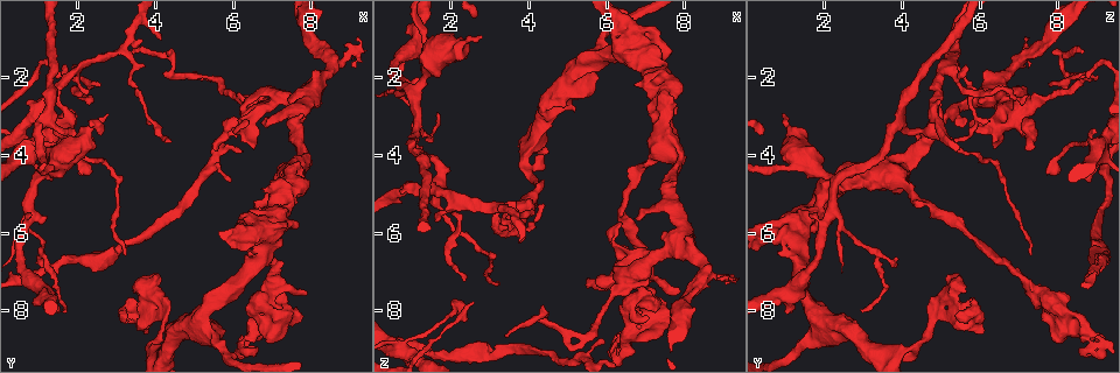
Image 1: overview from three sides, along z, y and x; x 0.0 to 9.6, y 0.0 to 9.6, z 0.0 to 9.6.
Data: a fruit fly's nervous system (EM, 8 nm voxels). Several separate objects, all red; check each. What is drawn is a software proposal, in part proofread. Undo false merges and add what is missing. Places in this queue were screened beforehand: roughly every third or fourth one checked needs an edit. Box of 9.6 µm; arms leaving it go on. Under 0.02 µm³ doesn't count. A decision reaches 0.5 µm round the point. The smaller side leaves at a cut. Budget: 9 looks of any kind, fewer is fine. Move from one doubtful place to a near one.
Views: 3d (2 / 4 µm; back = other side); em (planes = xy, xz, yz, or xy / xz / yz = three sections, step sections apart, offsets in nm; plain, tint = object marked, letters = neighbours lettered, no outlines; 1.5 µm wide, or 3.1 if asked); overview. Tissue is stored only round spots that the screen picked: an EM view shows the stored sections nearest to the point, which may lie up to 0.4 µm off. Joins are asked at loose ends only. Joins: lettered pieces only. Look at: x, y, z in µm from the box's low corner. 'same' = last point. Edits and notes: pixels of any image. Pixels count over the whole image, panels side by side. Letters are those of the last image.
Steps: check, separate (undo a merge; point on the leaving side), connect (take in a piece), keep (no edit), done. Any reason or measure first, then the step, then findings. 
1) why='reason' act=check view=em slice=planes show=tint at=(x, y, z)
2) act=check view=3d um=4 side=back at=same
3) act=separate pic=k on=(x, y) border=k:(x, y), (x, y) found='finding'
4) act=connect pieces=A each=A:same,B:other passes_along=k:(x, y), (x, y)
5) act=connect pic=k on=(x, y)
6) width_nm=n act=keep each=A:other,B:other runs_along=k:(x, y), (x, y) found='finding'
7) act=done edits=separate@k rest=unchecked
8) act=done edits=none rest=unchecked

why='free end' act=check view=3d um=4 at=(2.80, 2.95, 0.90)

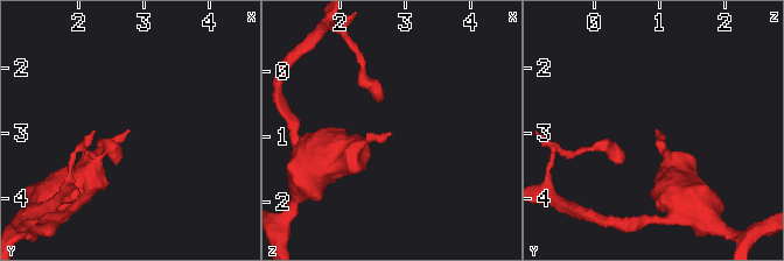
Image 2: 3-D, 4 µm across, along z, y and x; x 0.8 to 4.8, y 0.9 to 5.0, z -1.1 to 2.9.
act=check view=em slice=xy step=4 show=tint at=(2.80, 2.95, 0.95)

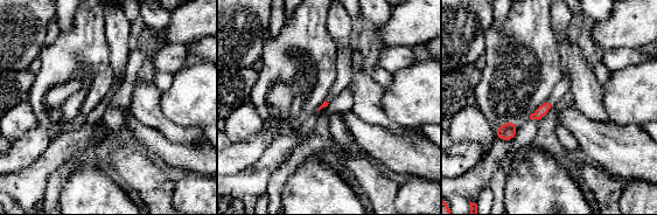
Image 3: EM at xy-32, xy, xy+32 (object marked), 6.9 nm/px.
why='cut it another way' act=check view=em slice=planes show=letters at=same

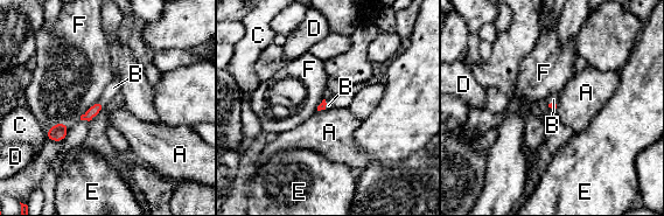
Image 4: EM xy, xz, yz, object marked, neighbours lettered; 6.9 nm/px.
act=keep each=A:other,B:other,C:other,D:other,E:other,F:other border=4:(98, 100), (105, 104) found='no lettered piece goes on from it'

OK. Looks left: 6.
why='tapers out' act=check view=3d um=2 at=(1.35, 6.80, 3.85)

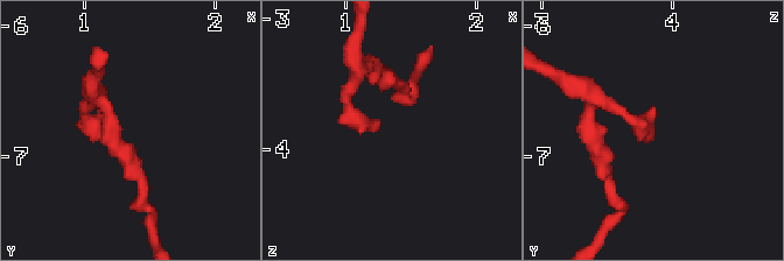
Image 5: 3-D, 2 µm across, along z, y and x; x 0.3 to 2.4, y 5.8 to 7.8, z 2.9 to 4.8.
why='shape alone is not enough' act=check view=em slice=xz step=8 show=tint at=(1.26, 6.86, 3.82)

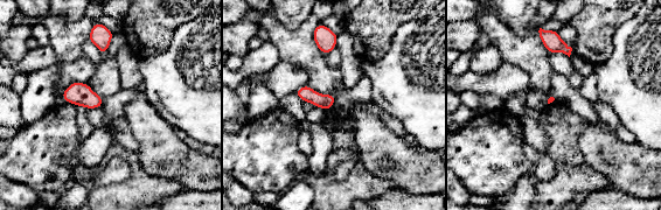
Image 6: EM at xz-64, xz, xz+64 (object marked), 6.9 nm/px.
act=check view=em slice=planes show=letters at=same

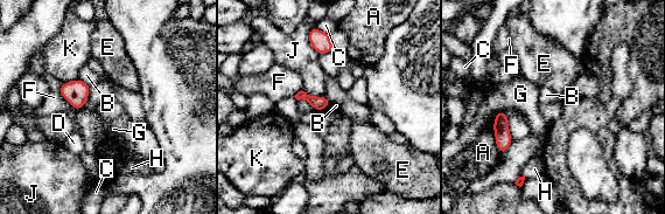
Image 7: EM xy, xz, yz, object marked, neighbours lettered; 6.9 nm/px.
act=keep each=A:other,B:other,C:other,D:other,E:other,F:other,G:other,H:other,J:other,K:other found='no lettered piece goes on from it'

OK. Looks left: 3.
why='calibre changes' act=check view=3d um=4 at=(2.05, 4.20, 7.85)

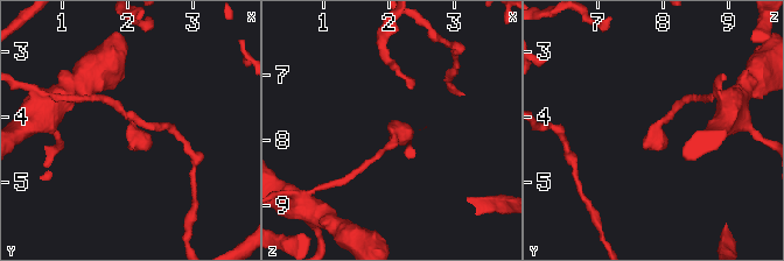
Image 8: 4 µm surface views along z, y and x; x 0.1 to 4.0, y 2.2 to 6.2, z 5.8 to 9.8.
act=check view=em slice=xz step=8 show=tint at=(2.10, 4.20, 7.90)

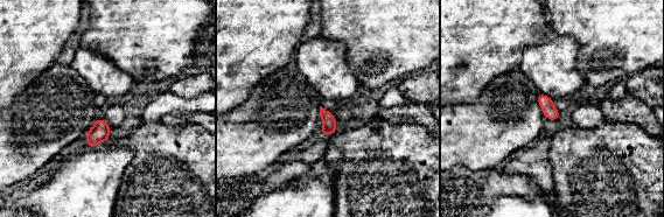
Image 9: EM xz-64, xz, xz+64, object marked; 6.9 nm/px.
why='another direction' act=check view=em slice=planes show=letters at=same

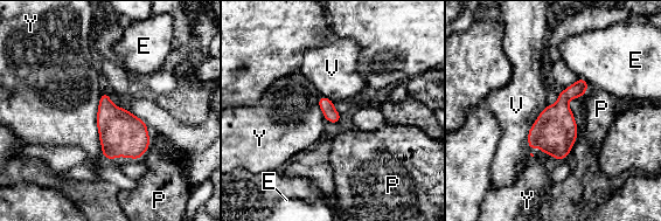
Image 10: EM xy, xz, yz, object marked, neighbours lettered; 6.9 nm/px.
longest_contact=Y:460nm act=keep each=E:other,P:other,V:other,Y:other border=10:(102, 92), (96, 126), (106, 159) found='continuous, no second neuron'

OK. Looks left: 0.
act=done edits=none rest=unchecked

